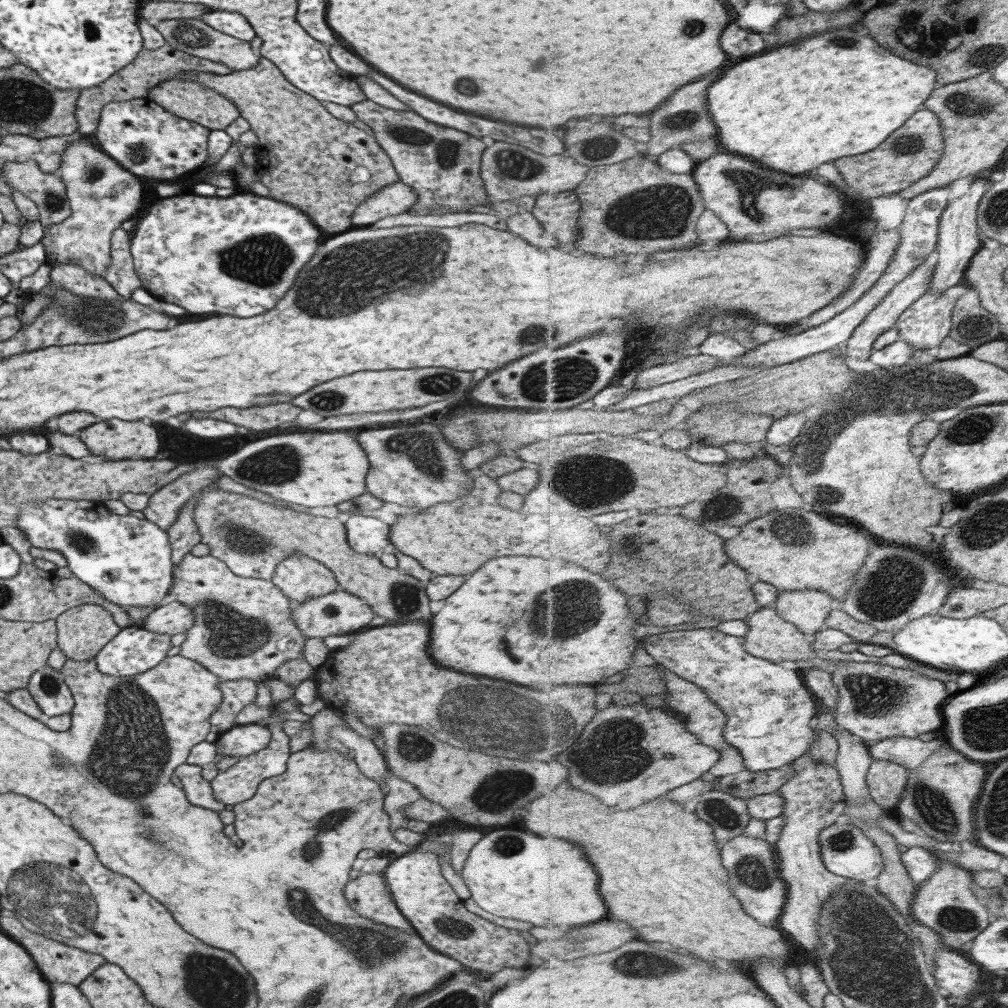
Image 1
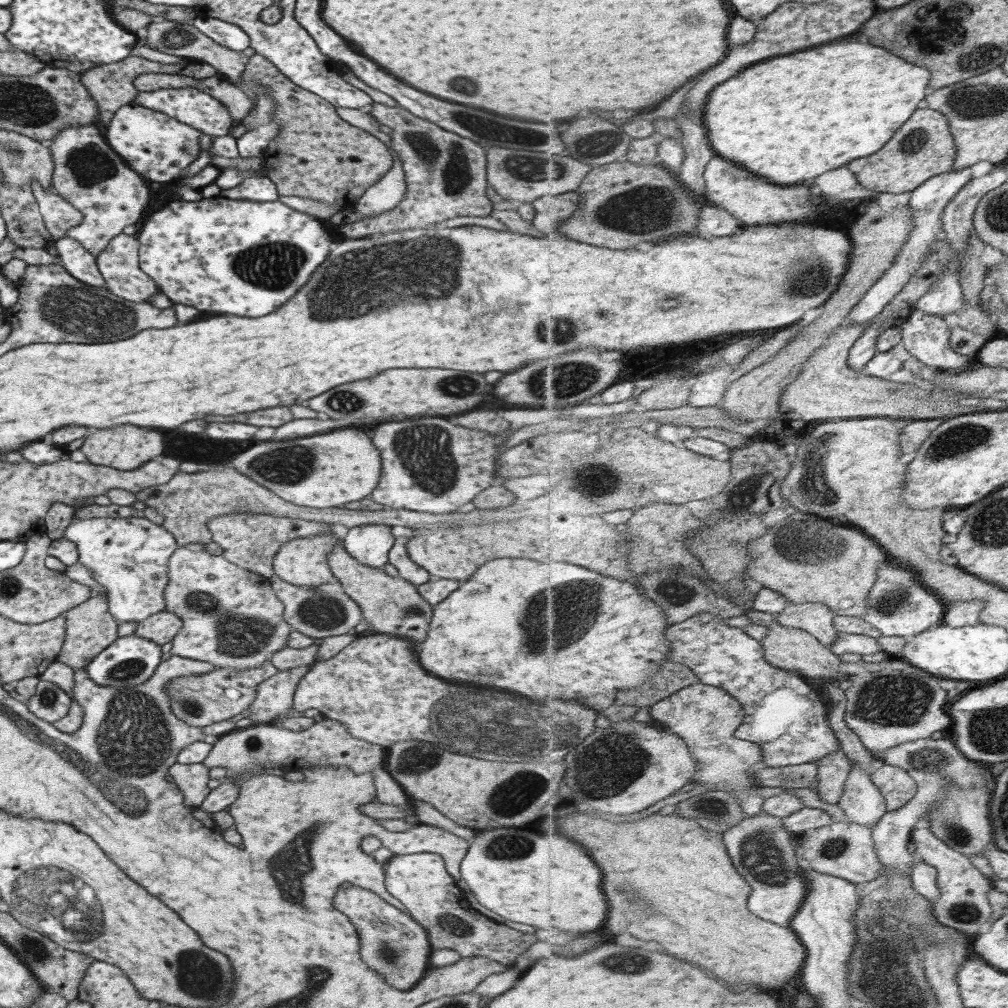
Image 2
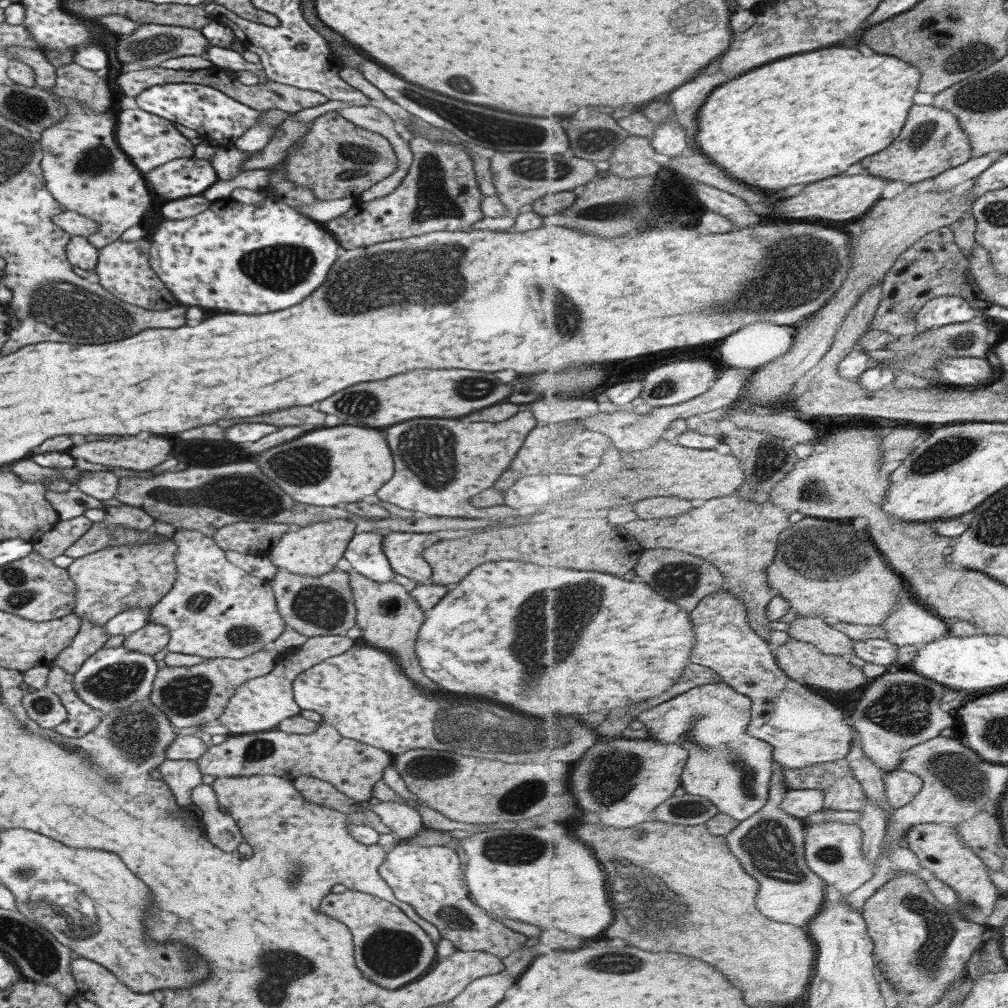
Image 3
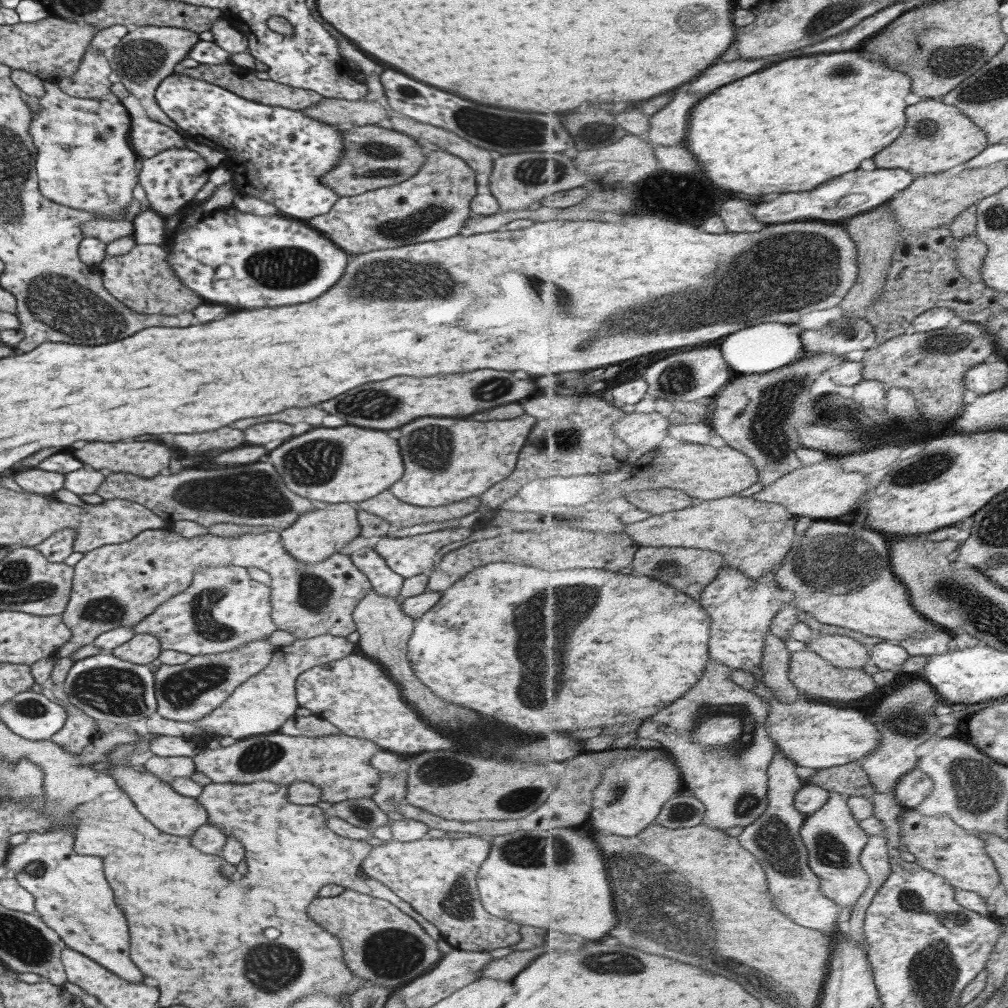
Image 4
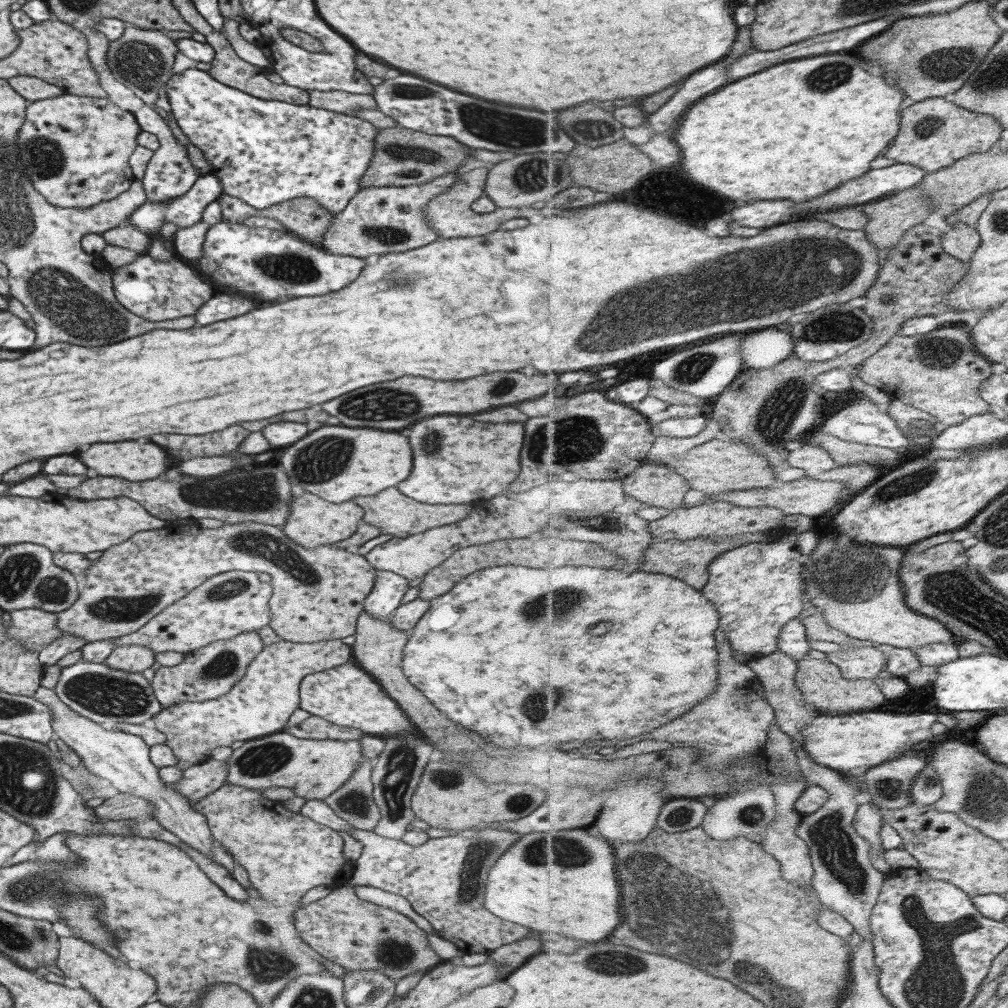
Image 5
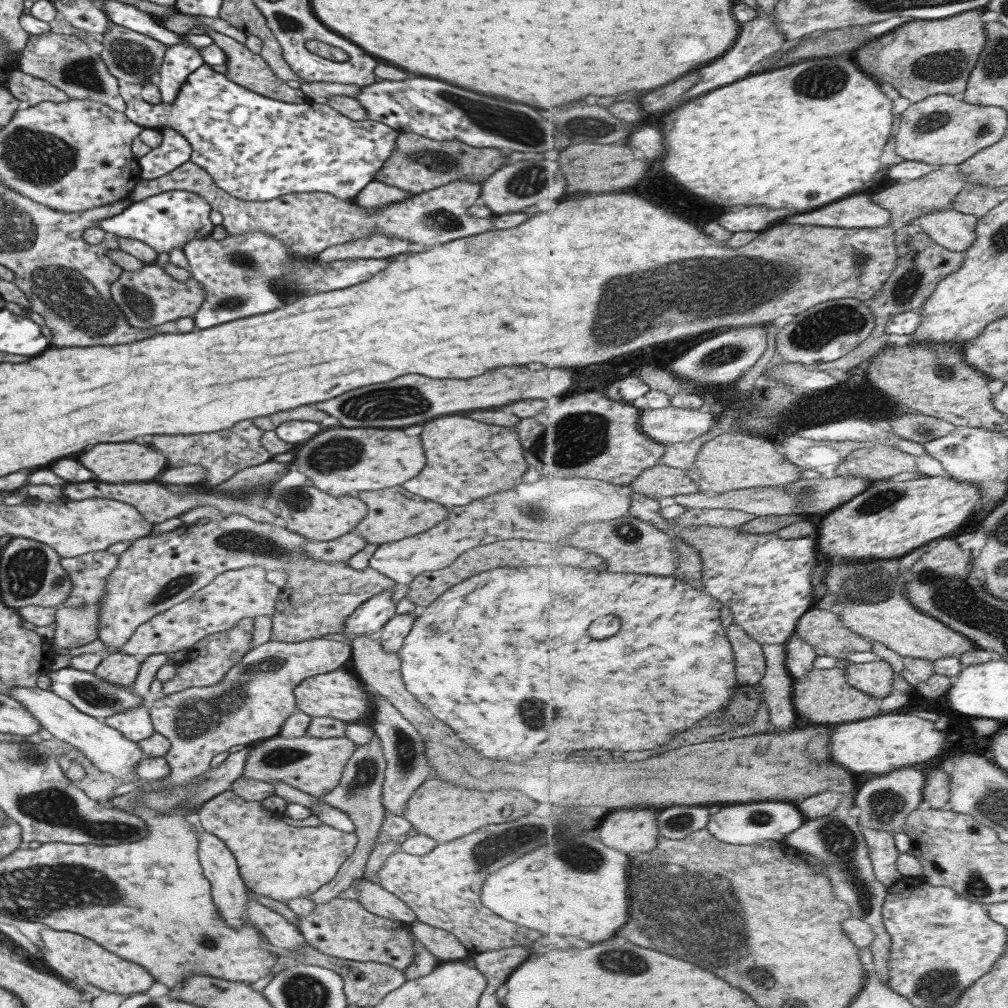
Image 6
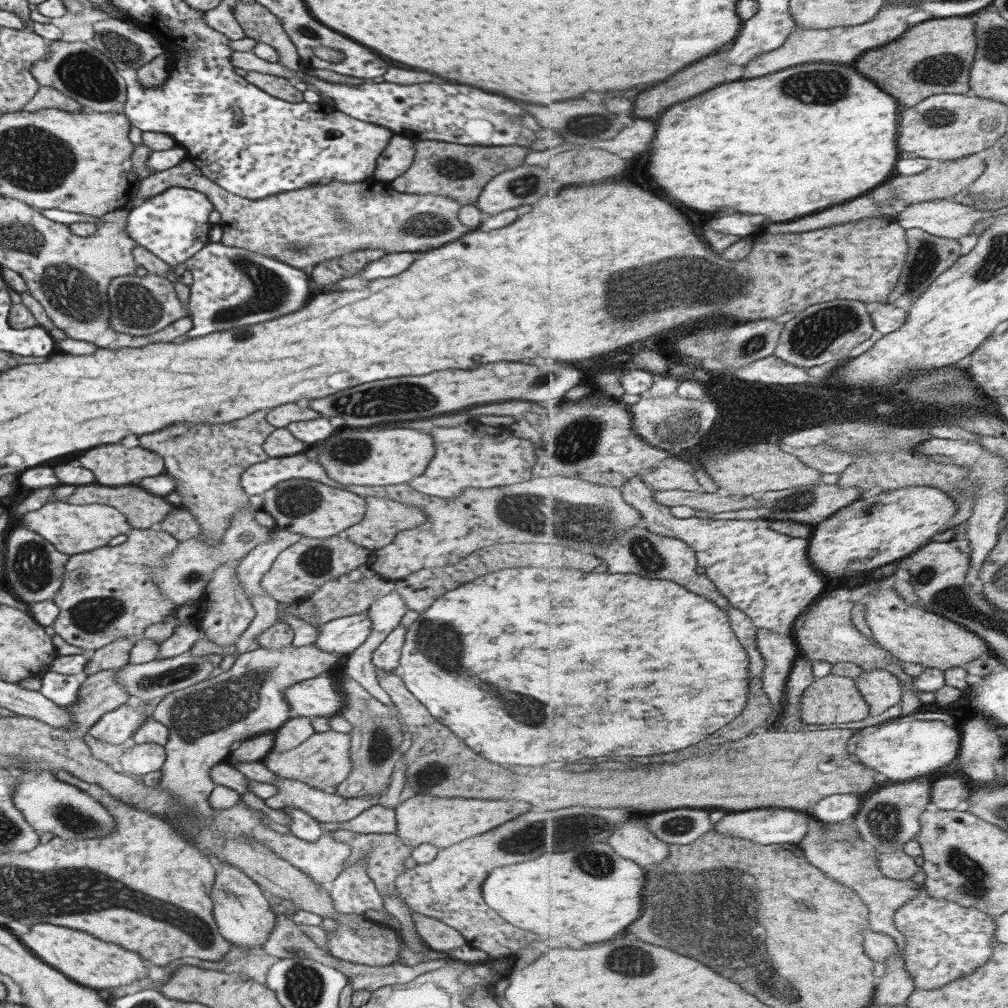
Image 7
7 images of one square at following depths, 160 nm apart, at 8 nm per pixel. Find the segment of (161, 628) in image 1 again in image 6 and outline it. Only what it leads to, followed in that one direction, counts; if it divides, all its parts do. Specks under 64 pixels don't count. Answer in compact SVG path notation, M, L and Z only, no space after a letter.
M112 652L104 655L101 663L92 670L92 673L105 683L129 687L135 681L141 662L143 662L141 656Z

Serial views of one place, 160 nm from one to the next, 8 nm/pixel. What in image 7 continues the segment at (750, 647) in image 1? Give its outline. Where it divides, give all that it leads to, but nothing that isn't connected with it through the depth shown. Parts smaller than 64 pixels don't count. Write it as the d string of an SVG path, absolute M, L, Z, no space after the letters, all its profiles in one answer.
M830 674L815 680L802 696L802 720L807 724L847 724L870 716L870 704L853 678Z

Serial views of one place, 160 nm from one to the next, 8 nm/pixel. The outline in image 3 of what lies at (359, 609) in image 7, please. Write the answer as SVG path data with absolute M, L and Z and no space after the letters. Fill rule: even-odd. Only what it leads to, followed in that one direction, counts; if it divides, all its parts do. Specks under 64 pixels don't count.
M161 535L160 541L156 543L105 547L73 559L68 568L65 568L74 584L72 614L80 620L89 620L93 625L103 627L107 620L132 606L152 607L171 590L176 577L176 550L175 541ZM334 568L314 577L276 569L269 581L279 617L288 629L305 637L342 635L355 626L356 610L348 582L348 574Z

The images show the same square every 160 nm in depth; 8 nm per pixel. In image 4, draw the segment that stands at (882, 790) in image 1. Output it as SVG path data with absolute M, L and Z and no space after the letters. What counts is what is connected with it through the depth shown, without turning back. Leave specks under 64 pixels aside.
M915 769L902 776L895 790L895 797L904 807L915 809L934 791L936 784L925 771Z

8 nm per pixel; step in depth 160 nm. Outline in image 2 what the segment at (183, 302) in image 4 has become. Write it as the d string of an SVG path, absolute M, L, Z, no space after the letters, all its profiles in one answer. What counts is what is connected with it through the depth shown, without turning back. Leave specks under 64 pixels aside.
M123 233L118 234L95 257L96 268L103 278L104 288L111 294L129 302L147 303L150 300L150 296L153 296L159 290L156 282L139 270L138 248L139 243L135 237Z

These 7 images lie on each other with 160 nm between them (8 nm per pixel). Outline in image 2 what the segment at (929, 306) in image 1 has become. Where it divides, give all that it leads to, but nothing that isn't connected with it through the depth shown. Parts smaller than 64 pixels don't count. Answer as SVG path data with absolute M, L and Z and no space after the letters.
M912 308L911 314L904 318L900 325L902 333L902 342L907 351L917 358L919 361L928 365L933 370L946 370L957 374L958 372L965 372L972 368L973 359L968 359L962 354L959 354L952 348L950 338L952 336L952 328L945 322L943 316L935 314L925 314L922 310Z

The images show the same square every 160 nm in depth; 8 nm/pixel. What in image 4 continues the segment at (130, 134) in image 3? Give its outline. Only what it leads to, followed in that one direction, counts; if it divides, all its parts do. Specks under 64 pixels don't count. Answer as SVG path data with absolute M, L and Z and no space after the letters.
M131 115L128 142L136 158L147 160L169 148L185 148L177 131L147 116Z

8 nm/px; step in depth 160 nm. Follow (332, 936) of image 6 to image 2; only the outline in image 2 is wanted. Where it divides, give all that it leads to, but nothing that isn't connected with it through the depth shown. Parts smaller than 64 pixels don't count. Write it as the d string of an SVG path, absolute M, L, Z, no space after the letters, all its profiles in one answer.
M354 886L344 890L340 888L333 896L333 906L343 912L354 926L361 960L367 968L381 974L391 988L402 992L422 977L431 948L426 930L413 918L383 901L377 894Z

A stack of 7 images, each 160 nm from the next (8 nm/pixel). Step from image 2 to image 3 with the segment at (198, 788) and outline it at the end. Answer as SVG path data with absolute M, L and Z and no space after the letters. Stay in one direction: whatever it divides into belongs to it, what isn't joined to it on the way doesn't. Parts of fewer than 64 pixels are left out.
M163 760L158 764L161 780L179 807L192 803L190 790L201 784L202 774L193 760Z

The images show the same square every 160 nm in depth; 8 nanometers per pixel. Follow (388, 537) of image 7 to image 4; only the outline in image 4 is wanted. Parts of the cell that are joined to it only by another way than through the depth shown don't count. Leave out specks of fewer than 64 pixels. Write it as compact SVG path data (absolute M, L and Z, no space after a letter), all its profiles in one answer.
M380 492L361 501L356 508L382 518L389 525L413 526L427 524L427 522L445 522L450 518L461 518L475 512L479 505L477 496L469 496L451 504L443 506L424 507L415 506L395 498L390 492Z

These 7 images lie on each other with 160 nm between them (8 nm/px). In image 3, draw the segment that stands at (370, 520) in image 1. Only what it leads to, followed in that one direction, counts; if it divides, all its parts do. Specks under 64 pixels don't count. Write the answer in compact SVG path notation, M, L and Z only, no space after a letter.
M377 533L354 534L342 554L351 569L375 582L393 580L393 571L382 553L382 538Z

